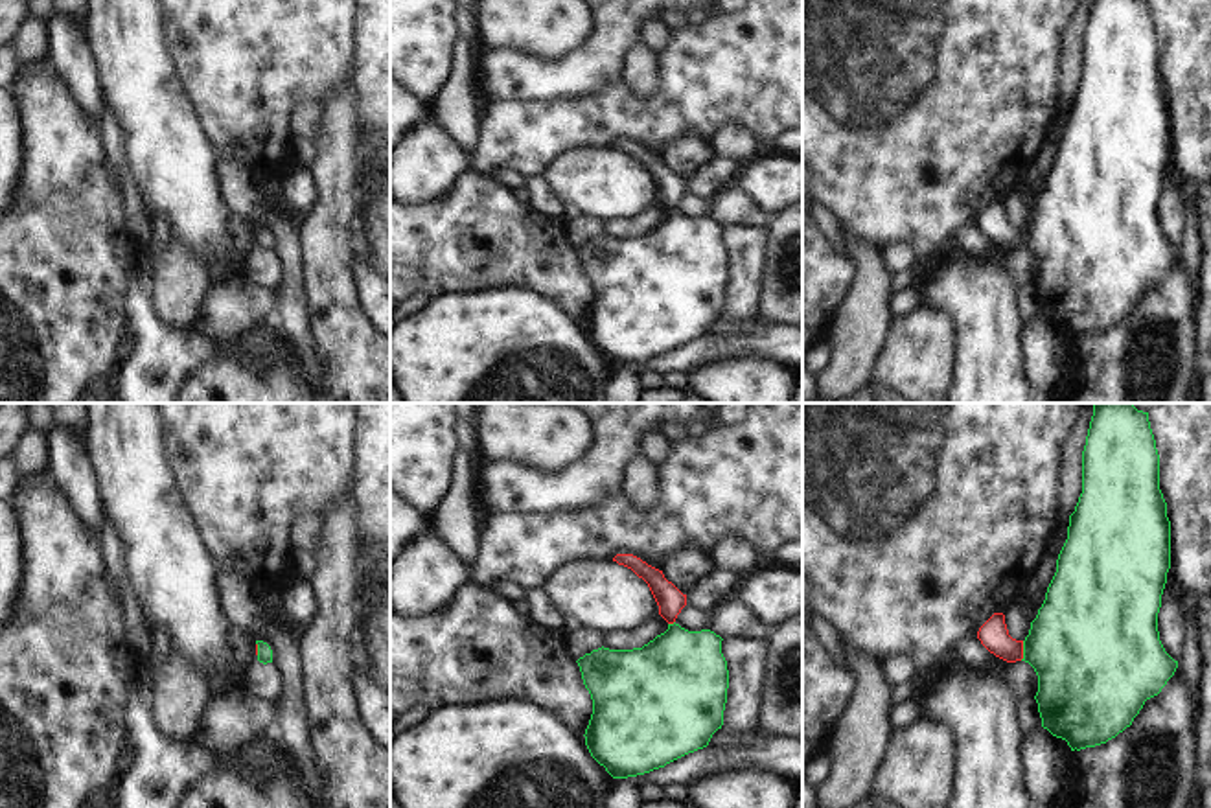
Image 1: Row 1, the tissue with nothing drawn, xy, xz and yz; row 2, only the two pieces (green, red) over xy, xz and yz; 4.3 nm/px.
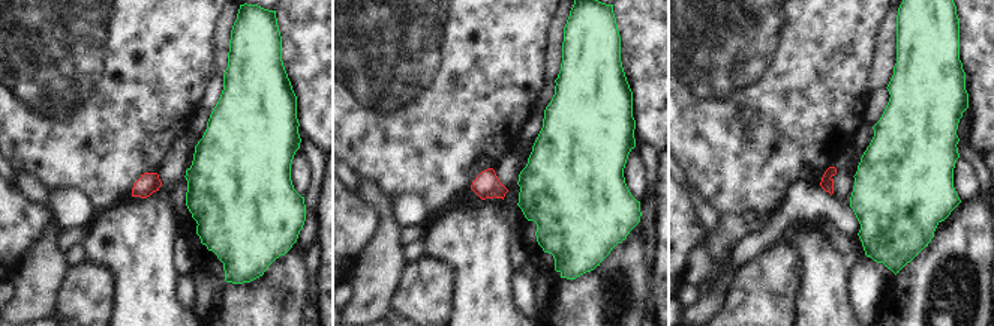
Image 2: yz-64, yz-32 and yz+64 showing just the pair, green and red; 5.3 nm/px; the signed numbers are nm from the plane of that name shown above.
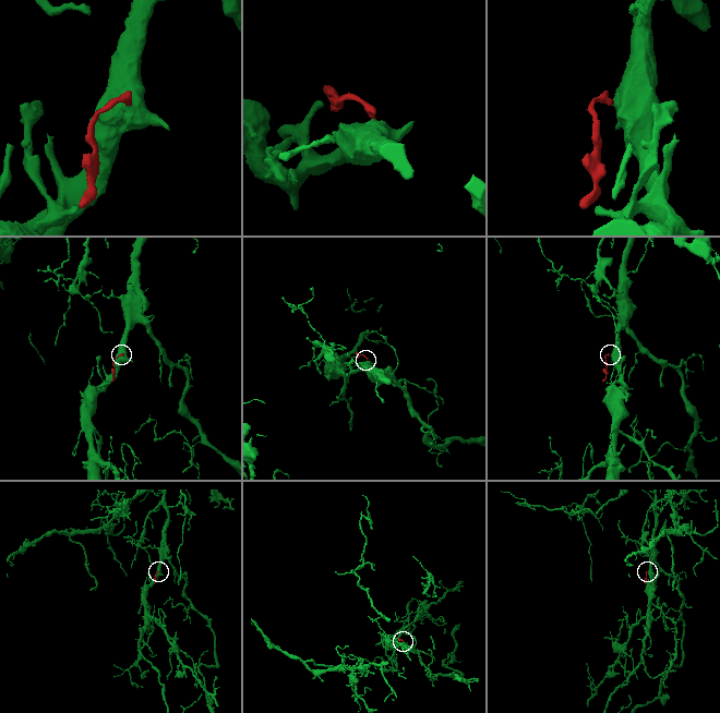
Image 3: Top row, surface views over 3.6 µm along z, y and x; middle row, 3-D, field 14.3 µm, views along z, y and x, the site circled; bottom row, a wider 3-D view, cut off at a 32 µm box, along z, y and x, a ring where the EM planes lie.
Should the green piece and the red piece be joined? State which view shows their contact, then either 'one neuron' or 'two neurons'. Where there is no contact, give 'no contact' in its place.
meets green in yz; one neuron

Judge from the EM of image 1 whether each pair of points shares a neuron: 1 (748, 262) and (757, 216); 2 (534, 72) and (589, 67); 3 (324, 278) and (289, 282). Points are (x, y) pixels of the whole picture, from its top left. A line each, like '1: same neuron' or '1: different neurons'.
1: different neurons
2: same neuron
3: different neurons

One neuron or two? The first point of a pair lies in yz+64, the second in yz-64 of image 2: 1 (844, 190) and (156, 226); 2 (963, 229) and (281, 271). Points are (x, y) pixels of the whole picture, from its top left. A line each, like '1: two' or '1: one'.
1: two
2: one

